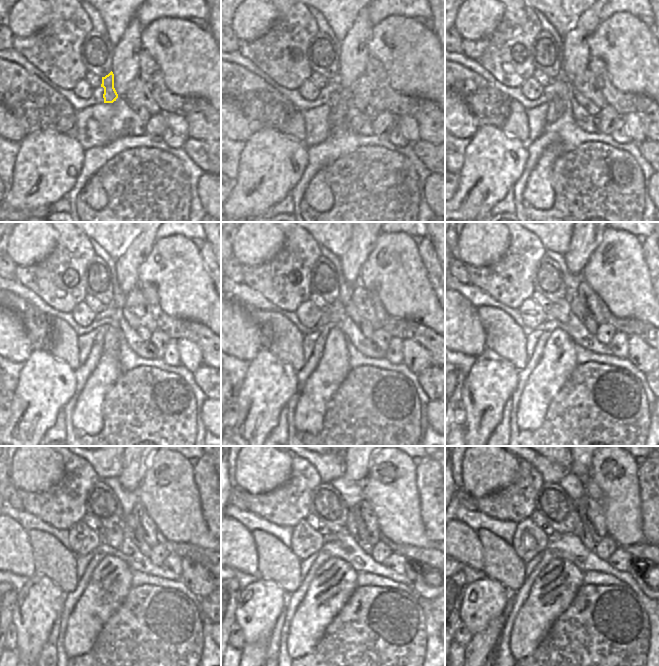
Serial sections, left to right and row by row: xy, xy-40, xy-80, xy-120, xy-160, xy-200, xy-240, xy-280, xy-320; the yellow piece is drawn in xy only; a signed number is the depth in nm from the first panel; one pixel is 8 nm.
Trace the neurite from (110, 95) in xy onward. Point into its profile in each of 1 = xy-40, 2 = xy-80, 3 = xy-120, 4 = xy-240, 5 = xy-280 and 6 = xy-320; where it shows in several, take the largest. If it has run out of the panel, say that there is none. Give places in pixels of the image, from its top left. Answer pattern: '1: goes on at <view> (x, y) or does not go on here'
1: goes on at xy-40 (338, 103)
2: goes on at xy-80 (560, 103)
3: goes on at xy-120 (87, 415)
4: goes on at xy-240 (111, 581)
5: goes on at xy-280 (334, 583)
6: goes on at xy-320 (553, 591)

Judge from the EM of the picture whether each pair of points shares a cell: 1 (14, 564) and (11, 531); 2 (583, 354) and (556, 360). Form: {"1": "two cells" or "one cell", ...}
{"1": "one cell", "2": "two cells"}

